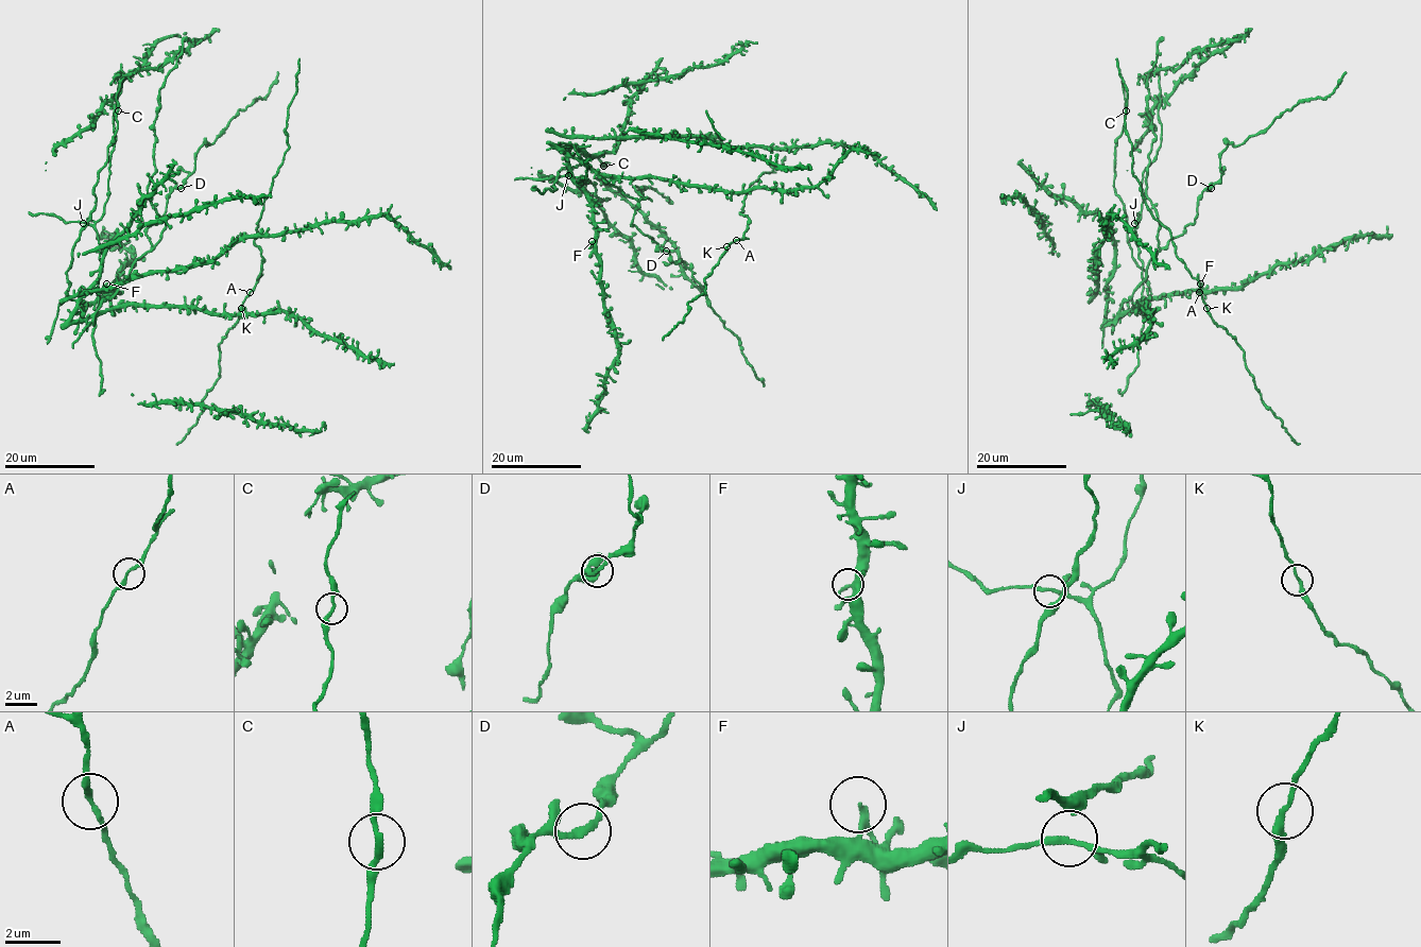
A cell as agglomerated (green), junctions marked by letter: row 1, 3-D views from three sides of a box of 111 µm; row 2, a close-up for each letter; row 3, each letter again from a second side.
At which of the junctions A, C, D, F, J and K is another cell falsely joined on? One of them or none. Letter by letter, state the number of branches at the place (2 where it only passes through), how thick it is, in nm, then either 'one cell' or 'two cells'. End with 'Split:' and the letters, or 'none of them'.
A: 2 | 200 nm | one cell
C: 2 | 200 nm | one cell
D: 2 | 200 nm | one cell
F: 2 | 200 nm | one cell
J: 2 | 200 nm | one cell
K: 2 | 200 nm | one cell
Split: none of them

